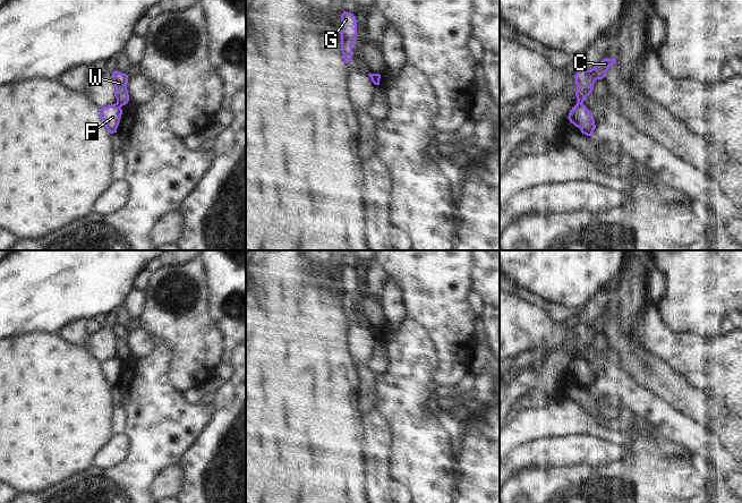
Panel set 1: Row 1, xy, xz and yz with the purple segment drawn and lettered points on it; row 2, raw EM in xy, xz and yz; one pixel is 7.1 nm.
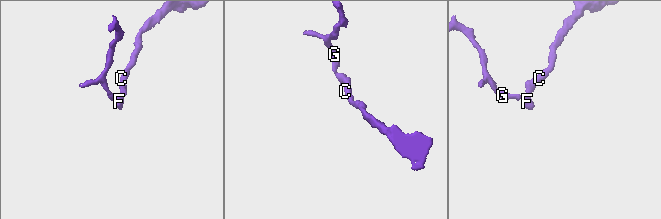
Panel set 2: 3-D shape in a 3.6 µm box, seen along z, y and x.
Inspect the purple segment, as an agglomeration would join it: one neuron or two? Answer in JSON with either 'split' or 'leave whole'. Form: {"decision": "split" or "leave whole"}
{"decision": "split"}

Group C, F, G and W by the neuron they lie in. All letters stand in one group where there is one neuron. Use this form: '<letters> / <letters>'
C W / F G

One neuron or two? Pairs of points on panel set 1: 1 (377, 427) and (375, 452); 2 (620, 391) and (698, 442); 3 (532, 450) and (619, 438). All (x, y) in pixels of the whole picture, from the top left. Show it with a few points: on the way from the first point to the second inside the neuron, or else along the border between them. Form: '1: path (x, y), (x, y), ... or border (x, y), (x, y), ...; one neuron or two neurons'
1: path (376, 433), (376, 446); one neuron
2: path (639, 399), (657, 410), (679, 428); one neuron
3: border (579, 434), (588, 434), (624, 446); two neurons

